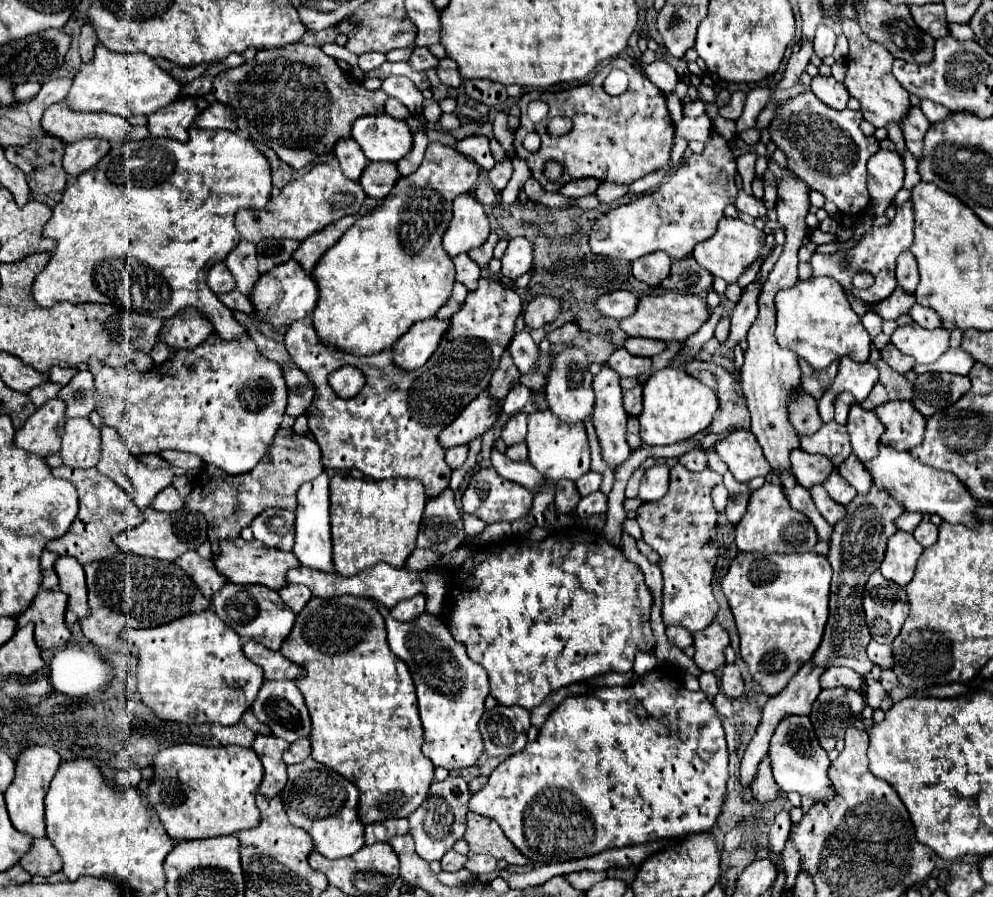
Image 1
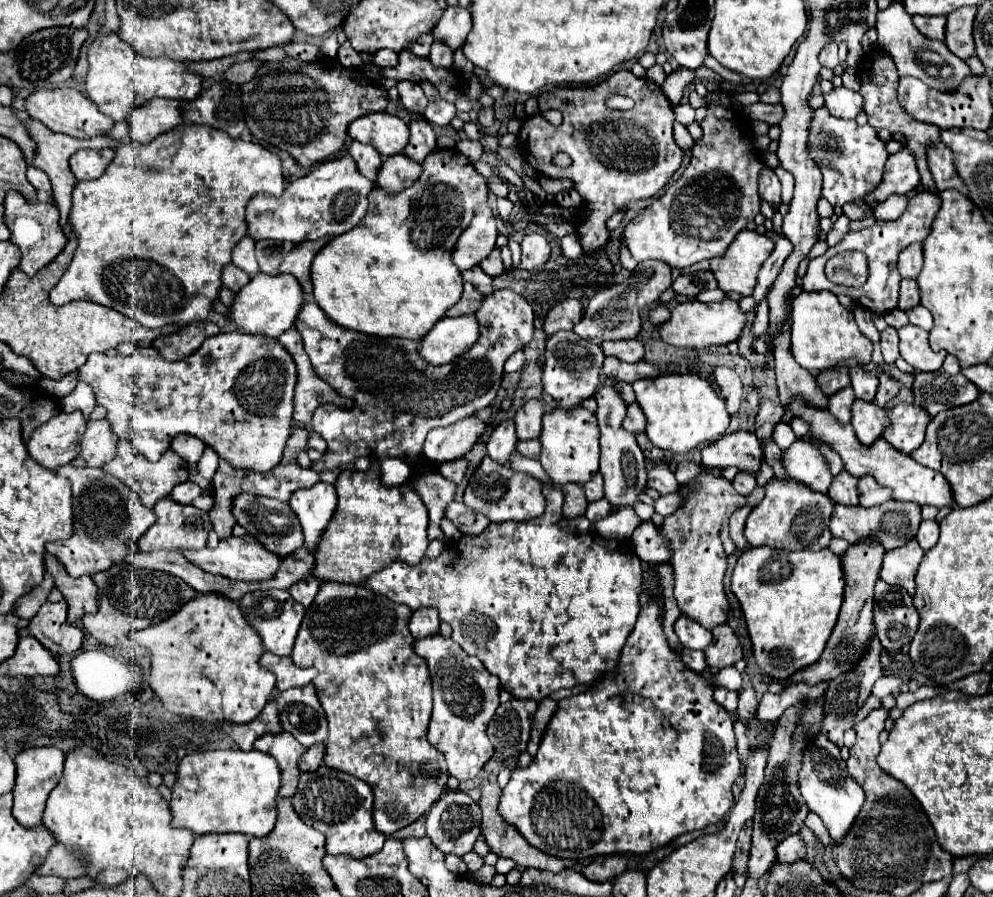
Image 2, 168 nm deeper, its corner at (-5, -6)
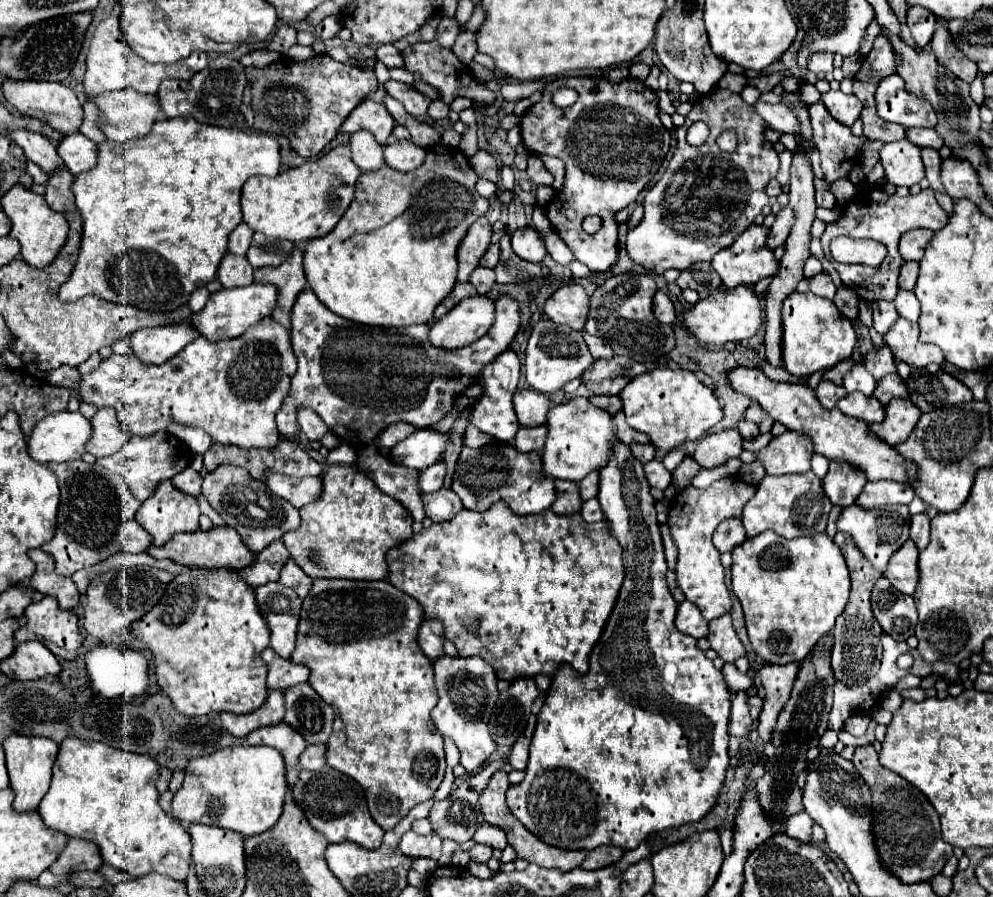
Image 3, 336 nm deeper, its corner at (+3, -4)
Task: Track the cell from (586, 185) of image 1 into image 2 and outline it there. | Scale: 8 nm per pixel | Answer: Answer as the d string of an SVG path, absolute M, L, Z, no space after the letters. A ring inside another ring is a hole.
M540 175L540 187L550 193L550 195L558 195L562 191L568 191L568 189L574 189L574 185L570 183L570 179L548 179L544 175Z

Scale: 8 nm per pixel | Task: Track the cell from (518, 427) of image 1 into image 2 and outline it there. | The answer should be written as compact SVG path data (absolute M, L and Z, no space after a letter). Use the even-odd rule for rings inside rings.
M540 399L526 401L514 415L516 437L520 441L536 439L542 431L542 415L544 415L544 405Z

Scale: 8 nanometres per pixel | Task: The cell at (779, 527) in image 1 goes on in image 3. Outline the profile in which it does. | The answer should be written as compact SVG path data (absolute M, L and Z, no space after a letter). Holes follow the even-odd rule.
M812 471L800 473L798 477L766 475L758 485L756 495L750 499L750 503L746 503L742 523L746 529L746 537L756 537L766 529L772 529L786 539L804 537L804 535L810 537L826 529L830 509L832 509L830 499L826 497L826 493L822 493L822 481Z

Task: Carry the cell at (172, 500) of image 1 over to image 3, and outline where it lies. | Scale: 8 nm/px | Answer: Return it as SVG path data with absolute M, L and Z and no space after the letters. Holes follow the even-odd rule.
M184 469L182 473L178 473L178 477L174 477L172 479L174 481L174 485L180 489L180 491L184 491L184 493L188 493L188 495L200 495L200 487L202 487L202 473L198 473L198 471L194 471L194 469Z

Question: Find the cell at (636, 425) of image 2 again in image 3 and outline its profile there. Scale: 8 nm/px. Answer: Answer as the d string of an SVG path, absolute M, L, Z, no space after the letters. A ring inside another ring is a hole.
M622 411L614 415L614 421L616 421L616 425L618 425L618 431L616 431L616 435L618 435L618 441L622 441L624 445L648 443L648 437L646 437L644 433L638 433L636 429L630 429L630 427L626 425L626 421L624 421L624 413L622 413Z

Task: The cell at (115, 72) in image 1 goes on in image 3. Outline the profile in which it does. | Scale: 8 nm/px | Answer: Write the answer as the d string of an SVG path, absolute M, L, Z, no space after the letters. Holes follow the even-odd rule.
M116 15L104 19L96 31L94 39L90 43L90 51L86 57L86 75L84 75L84 91L88 97L96 97L106 91L118 91L118 89L136 89L140 93L156 93L160 81L164 79L190 79L194 73L202 71L208 65L208 53L194 51L188 59L176 61L174 65L162 65L162 63L148 63L142 57L138 57L130 45L126 45L126 37L122 37L120 19Z

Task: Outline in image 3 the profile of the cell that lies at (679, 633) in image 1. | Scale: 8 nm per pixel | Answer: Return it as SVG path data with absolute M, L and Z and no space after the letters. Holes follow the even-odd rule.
M692 601L680 603L676 613L676 627L682 633L692 635L694 639L702 639L708 635L708 621L702 617L700 609Z

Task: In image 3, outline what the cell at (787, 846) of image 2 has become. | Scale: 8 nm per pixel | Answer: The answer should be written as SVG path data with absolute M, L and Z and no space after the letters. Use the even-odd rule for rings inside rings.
M802 811L802 813L794 815L794 817L790 817L786 833L790 837L794 837L794 839L800 839L800 841L808 843L812 839L812 825L814 825L812 817L806 811Z

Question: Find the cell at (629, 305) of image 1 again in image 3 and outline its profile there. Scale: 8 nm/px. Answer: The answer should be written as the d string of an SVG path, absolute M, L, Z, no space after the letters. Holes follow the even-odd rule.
M658 291L654 297L654 313L660 323L674 323L676 321L676 307L668 293Z

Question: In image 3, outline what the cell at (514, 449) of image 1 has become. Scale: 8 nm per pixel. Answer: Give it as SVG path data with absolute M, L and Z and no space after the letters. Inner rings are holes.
M538 425L534 429L518 429L514 437L514 445L518 451L542 451L542 445L546 443L546 425Z

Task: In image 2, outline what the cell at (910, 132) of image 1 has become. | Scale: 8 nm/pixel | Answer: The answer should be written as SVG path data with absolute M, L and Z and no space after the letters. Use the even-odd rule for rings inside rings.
M942 139L930 141L930 147L926 147L926 159L928 159L928 169L936 183L936 191L958 189L958 191L966 193L964 183L960 181L954 165L952 165L952 151Z

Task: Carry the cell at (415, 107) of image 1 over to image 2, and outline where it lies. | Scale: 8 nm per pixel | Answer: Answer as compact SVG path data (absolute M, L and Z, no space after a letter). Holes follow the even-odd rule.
M398 81L398 93L400 93L400 101L402 105L416 115L422 115L422 111L428 105L428 99L422 91L422 87L418 83L410 83L410 81Z

